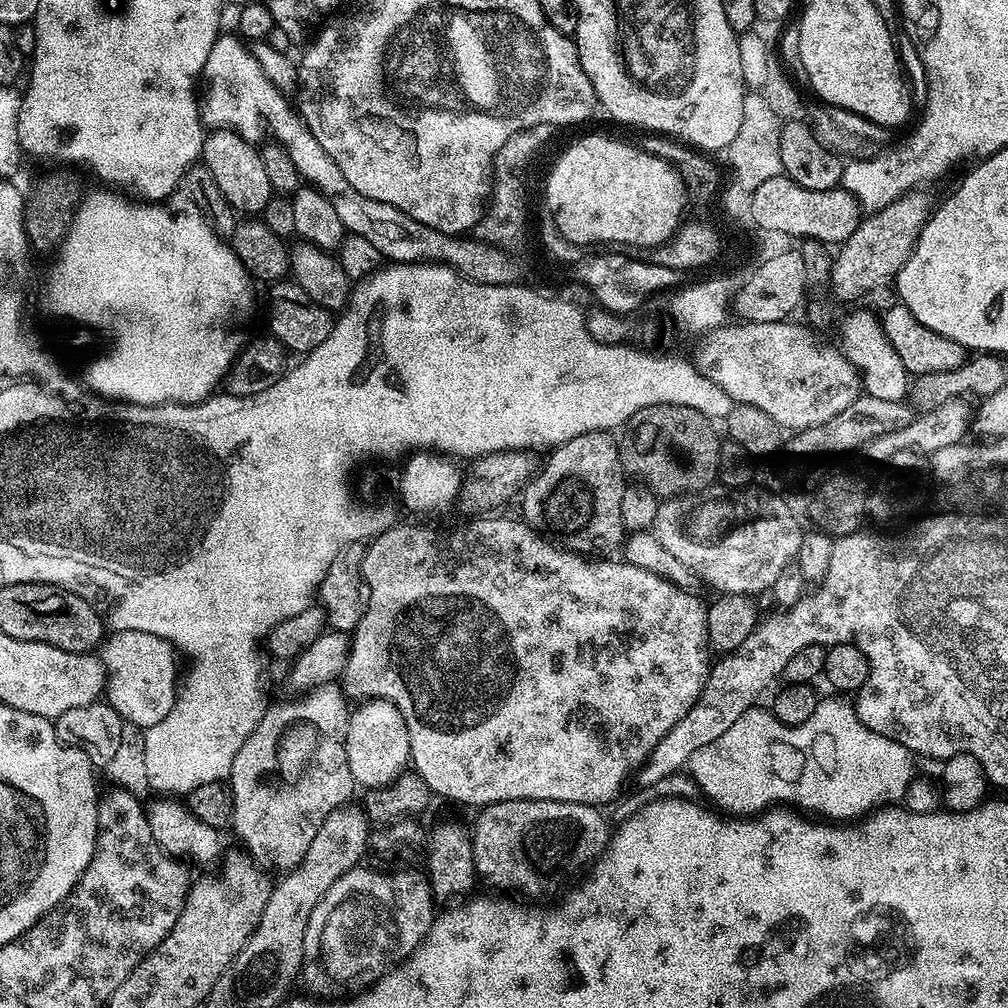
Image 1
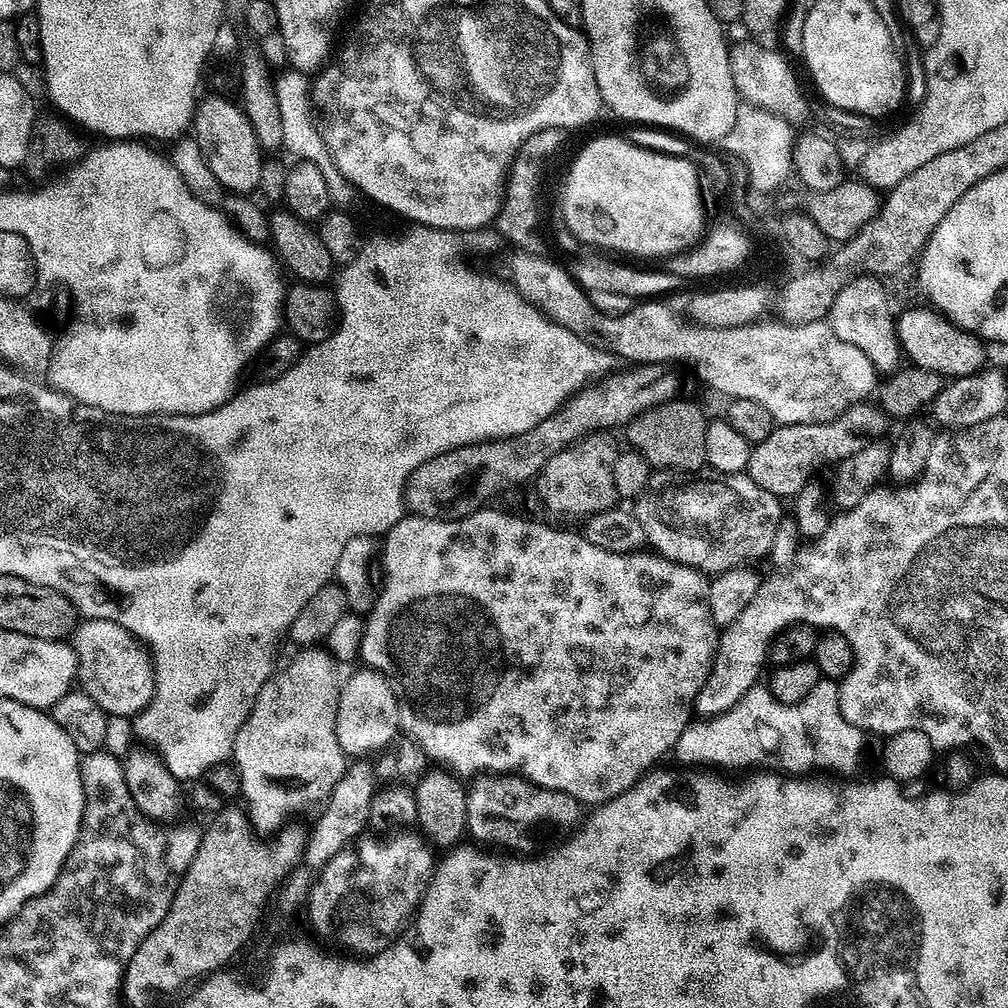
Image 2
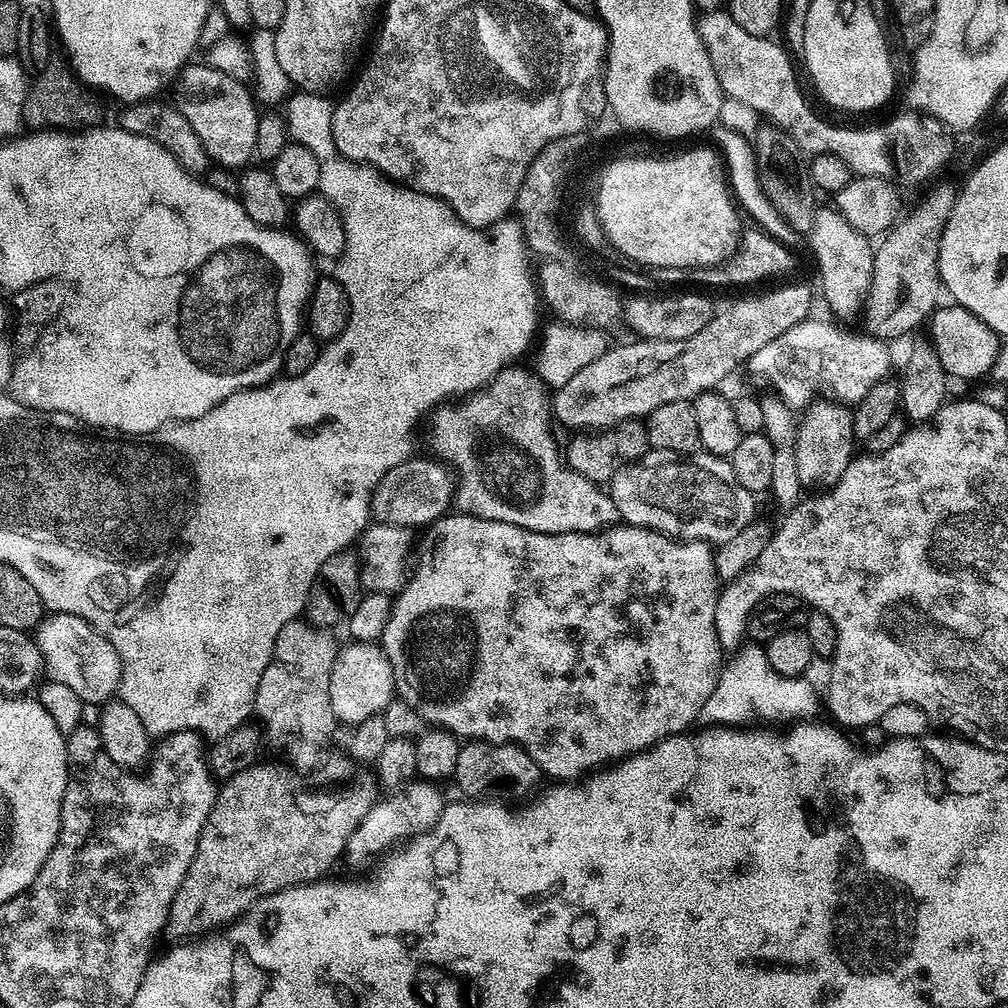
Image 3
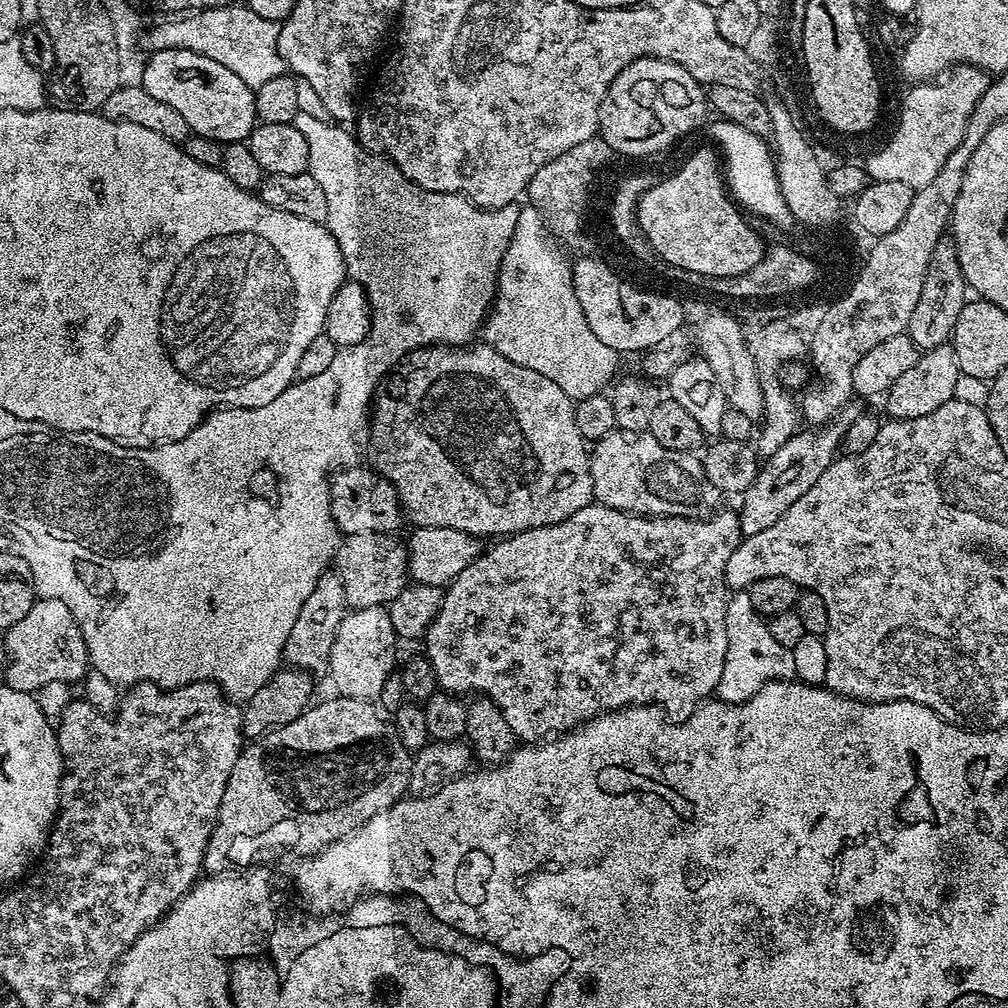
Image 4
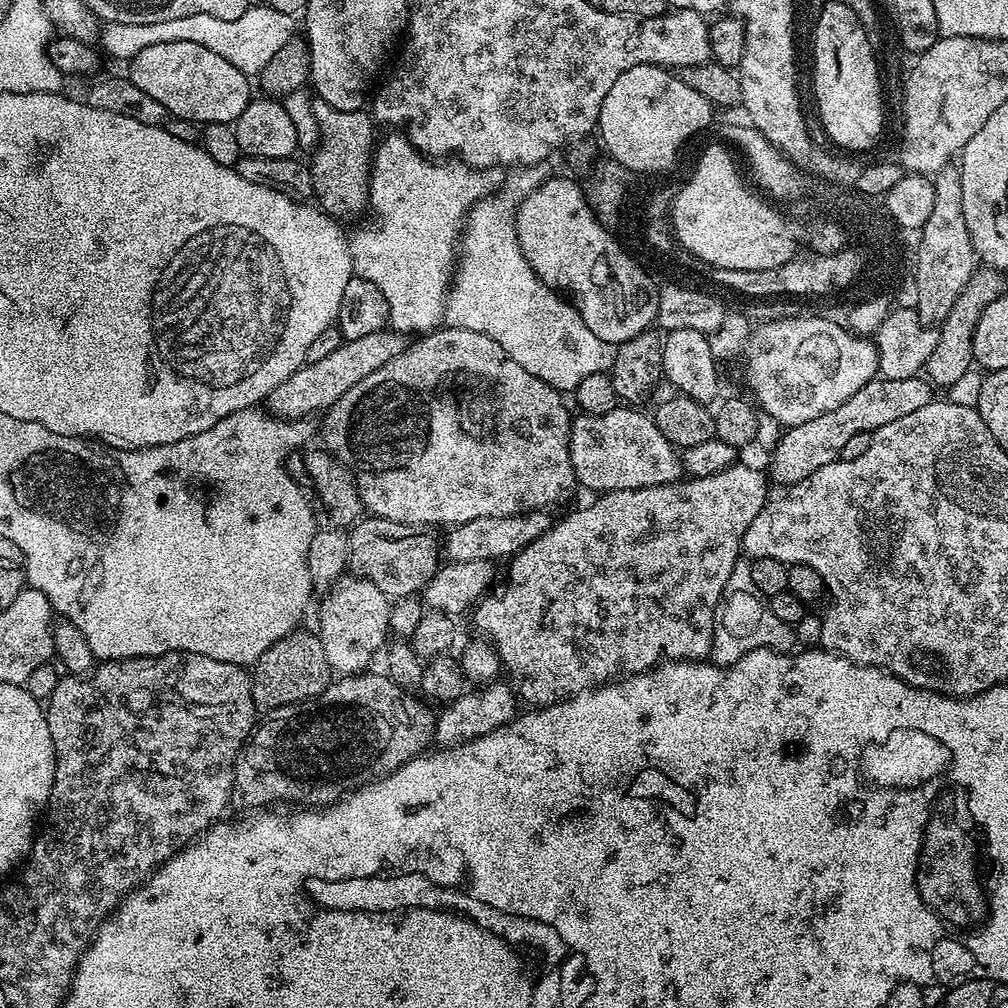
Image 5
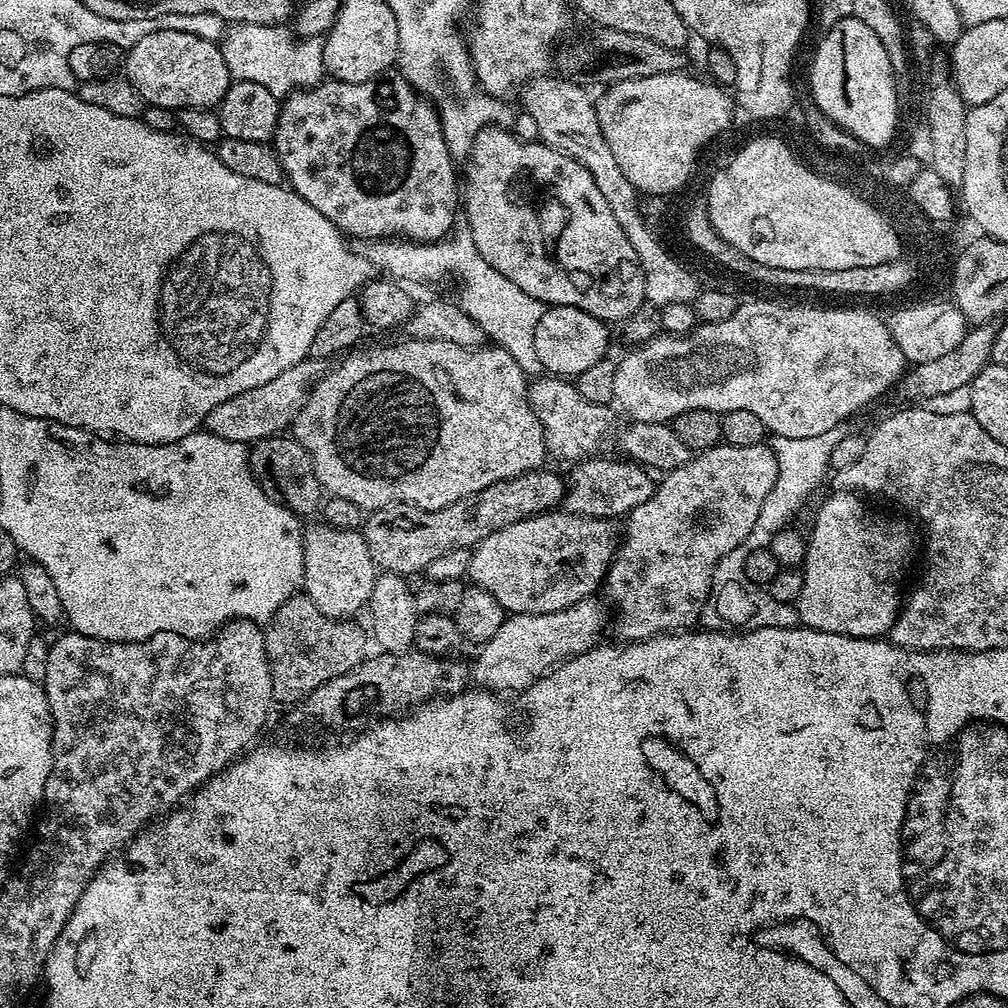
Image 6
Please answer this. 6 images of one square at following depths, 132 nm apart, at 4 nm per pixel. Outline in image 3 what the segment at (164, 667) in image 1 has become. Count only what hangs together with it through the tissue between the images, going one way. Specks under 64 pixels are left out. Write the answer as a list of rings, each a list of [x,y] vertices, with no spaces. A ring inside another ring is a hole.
[[[65,612],[45,615],[34,629],[40,651],[42,672],[47,679],[62,682],[78,694],[85,705],[103,705],[117,695],[120,687],[120,659],[110,642],[82,618]]]

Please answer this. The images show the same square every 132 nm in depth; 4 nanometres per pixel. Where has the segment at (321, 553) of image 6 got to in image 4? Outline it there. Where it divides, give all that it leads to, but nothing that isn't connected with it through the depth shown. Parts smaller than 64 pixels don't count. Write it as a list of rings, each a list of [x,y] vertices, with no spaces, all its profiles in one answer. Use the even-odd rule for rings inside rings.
[[[387,607],[354,608],[345,611],[340,619],[334,642],[330,646],[327,675],[332,676],[335,691],[341,696],[372,700],[384,688],[396,656],[388,652],[398,637],[388,617]]]

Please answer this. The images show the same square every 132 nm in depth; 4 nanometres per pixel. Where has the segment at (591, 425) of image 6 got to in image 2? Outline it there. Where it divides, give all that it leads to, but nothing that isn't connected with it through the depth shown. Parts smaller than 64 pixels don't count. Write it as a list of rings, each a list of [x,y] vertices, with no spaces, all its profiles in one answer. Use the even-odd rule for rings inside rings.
[[[746,474],[735,477],[736,488],[732,484],[727,484],[724,481],[727,479],[724,478],[696,479],[700,478],[689,479],[692,481],[682,485],[677,492],[664,488],[661,492],[649,491],[647,494],[636,497],[634,515],[636,521],[642,526],[645,541],[666,559],[691,568],[699,568],[705,574],[719,574],[731,568],[747,565],[749,562],[756,562],[752,560],[758,559],[759,556],[767,557],[771,550],[775,530],[782,517],[781,497],[760,489]]]

